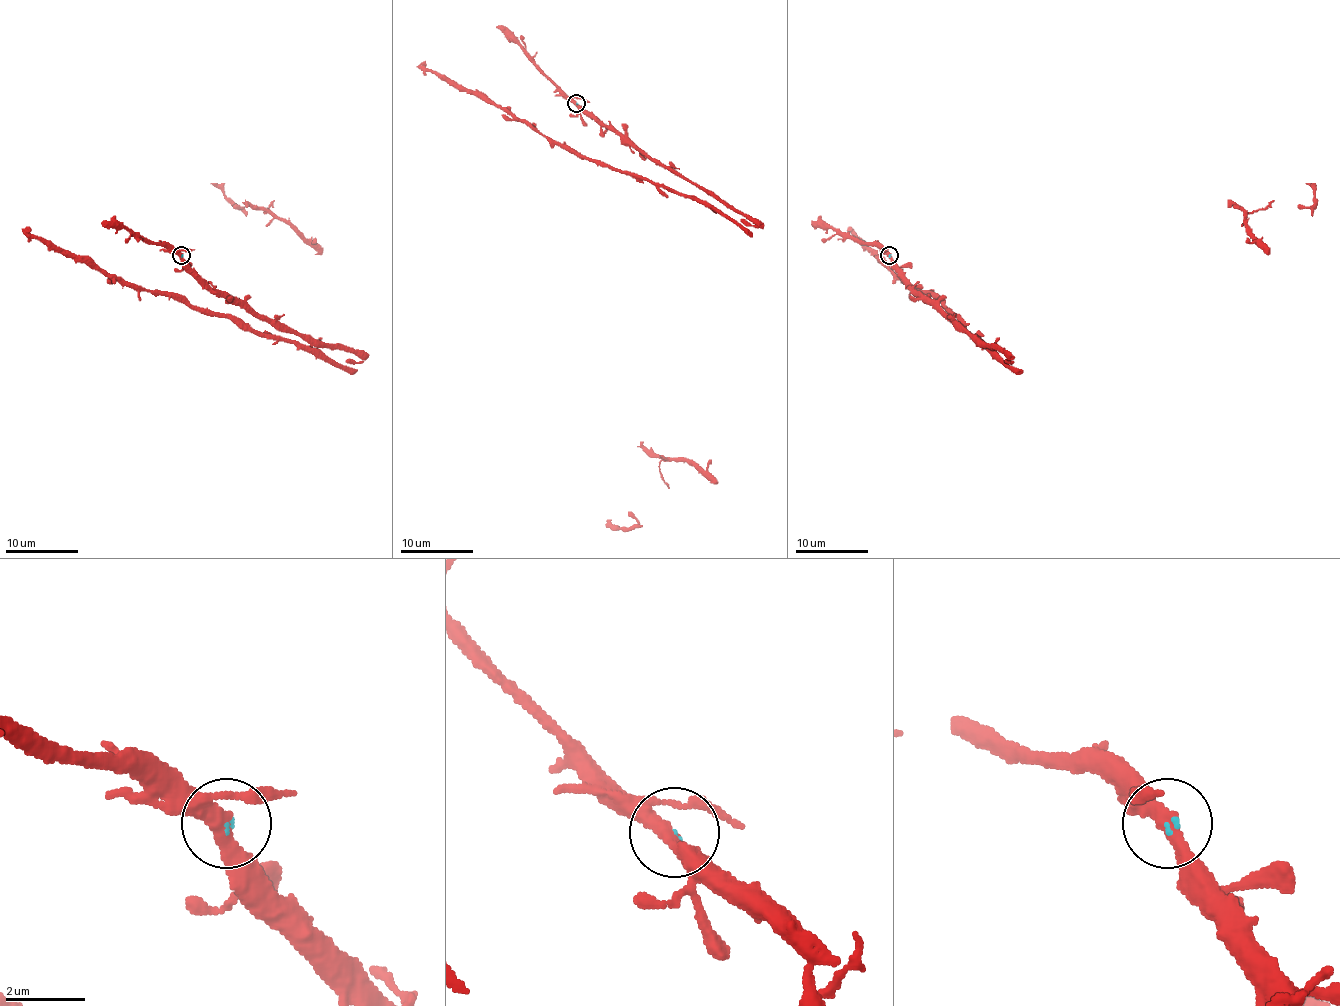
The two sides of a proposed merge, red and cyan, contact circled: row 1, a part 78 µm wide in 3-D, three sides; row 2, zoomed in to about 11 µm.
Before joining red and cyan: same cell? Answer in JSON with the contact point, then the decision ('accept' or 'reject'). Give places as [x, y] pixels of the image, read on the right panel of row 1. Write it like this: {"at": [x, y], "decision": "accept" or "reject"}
{"at": [889, 255], "decision": "accept"}

